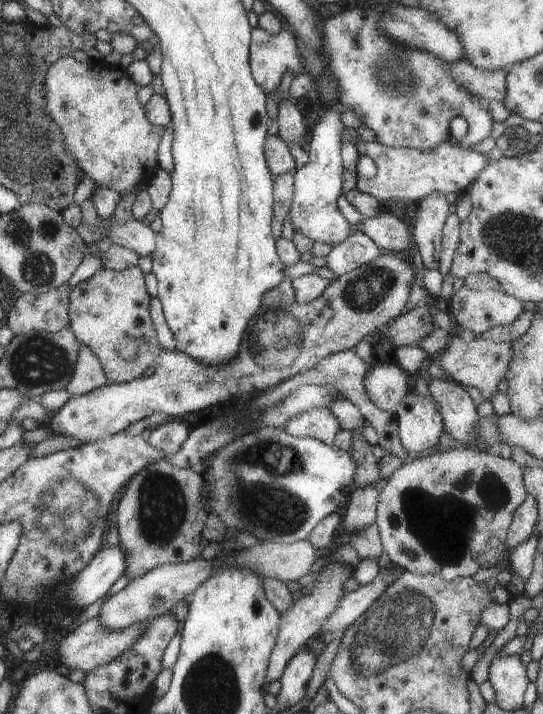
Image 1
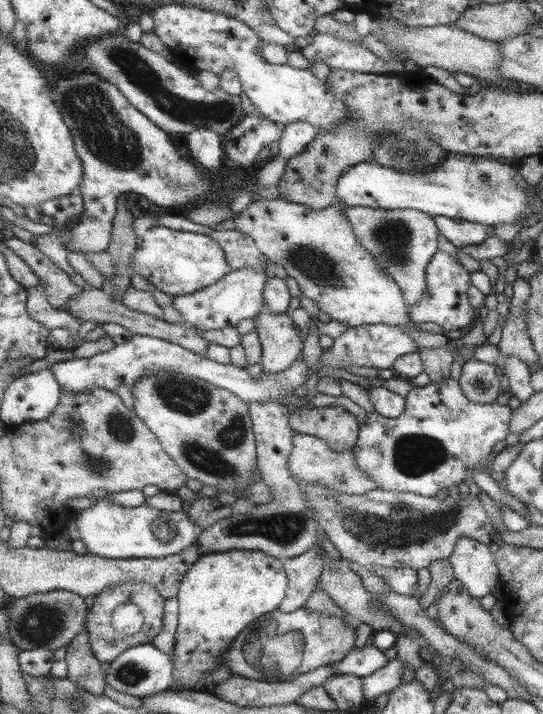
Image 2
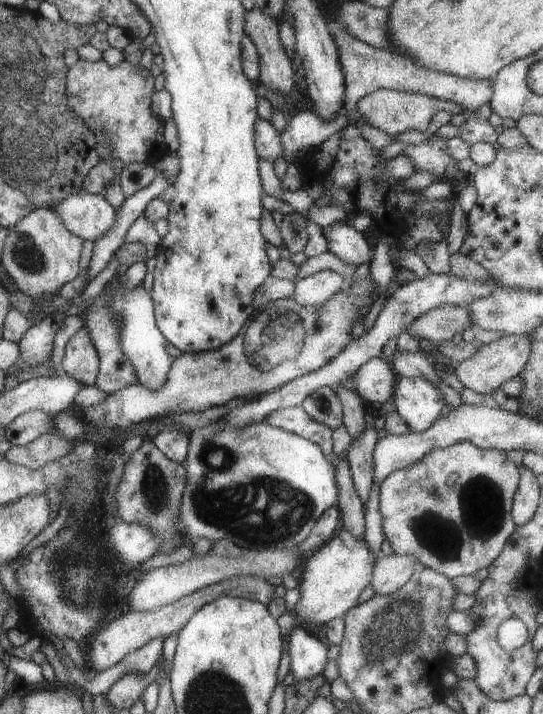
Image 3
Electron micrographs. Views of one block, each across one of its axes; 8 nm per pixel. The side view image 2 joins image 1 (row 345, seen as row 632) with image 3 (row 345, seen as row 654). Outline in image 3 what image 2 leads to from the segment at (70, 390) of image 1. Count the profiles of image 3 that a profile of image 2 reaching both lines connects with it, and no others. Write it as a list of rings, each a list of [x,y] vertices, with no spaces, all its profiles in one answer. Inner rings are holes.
[[[80,327],[67,340],[61,366],[61,372],[79,381],[82,386],[94,384],[98,373],[98,356],[85,327]]]

